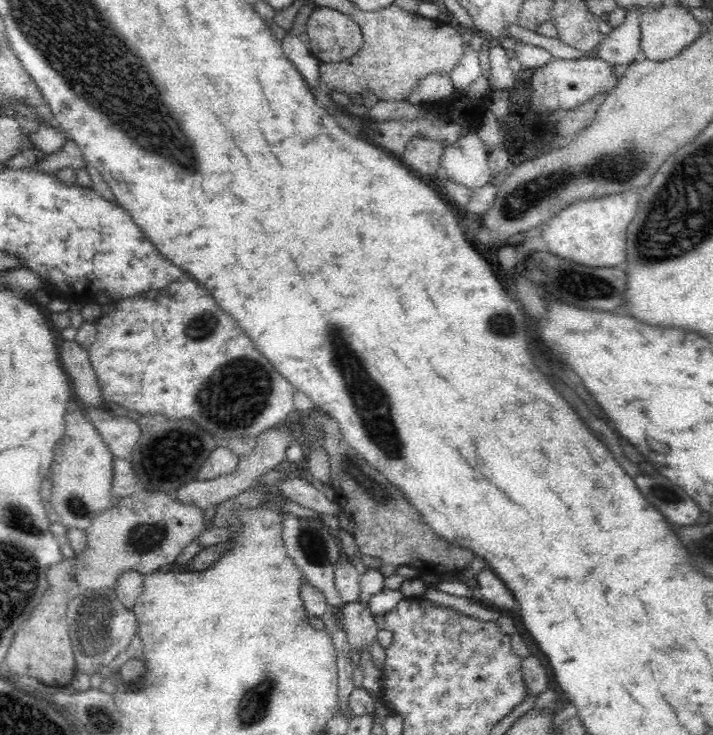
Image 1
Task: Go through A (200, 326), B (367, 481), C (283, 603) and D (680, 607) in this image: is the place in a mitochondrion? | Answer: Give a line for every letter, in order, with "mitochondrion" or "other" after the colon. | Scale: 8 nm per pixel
A: mitochondrion
B: mitochondrion
C: other
D: other

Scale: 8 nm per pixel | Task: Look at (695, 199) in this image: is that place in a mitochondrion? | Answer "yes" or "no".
yes

